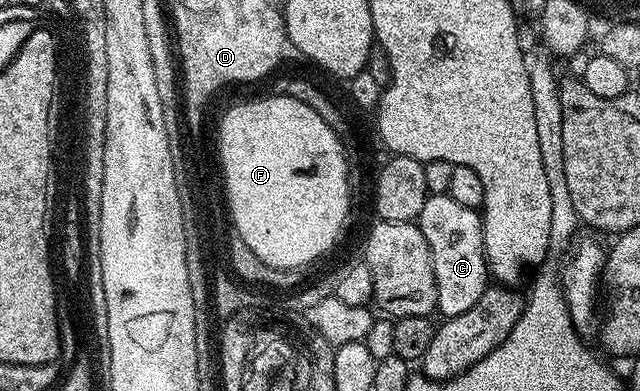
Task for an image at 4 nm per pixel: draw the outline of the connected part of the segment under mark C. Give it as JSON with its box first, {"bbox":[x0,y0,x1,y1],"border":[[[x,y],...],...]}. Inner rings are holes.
{"bbox":[418,195,490,319],"border":[[[429,195],[422,205],[422,213],[418,220],[422,229],[422,237],[426,237],[426,245],[430,245],[430,261],[434,261],[434,281],[438,289],[436,311],[444,319],[458,317],[458,313],[466,313],[482,297],[482,293],[490,286],[488,274],[488,258],[484,248],[484,221],[481,212],[475,207],[458,205],[447,195]]]}

